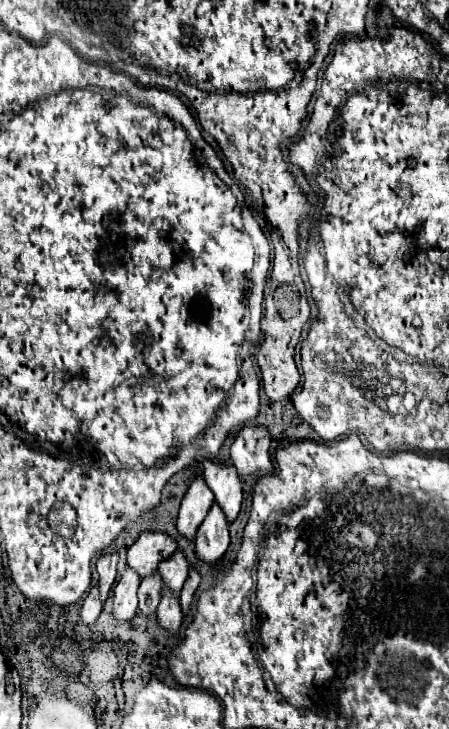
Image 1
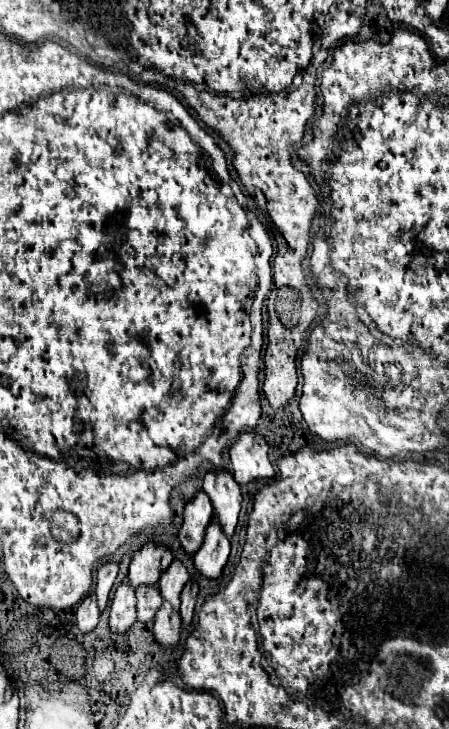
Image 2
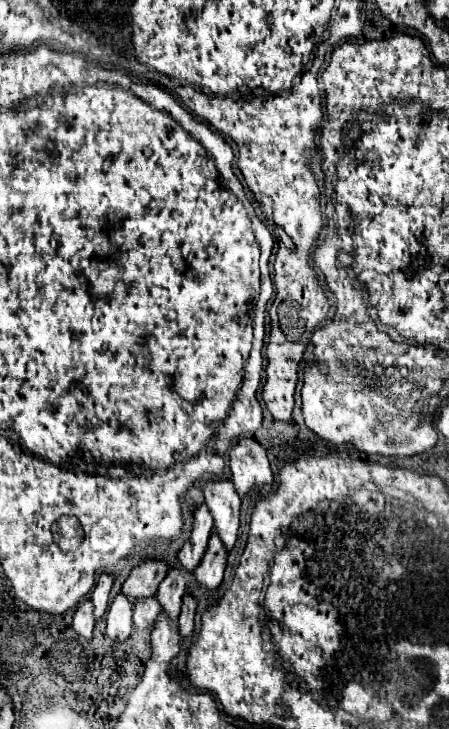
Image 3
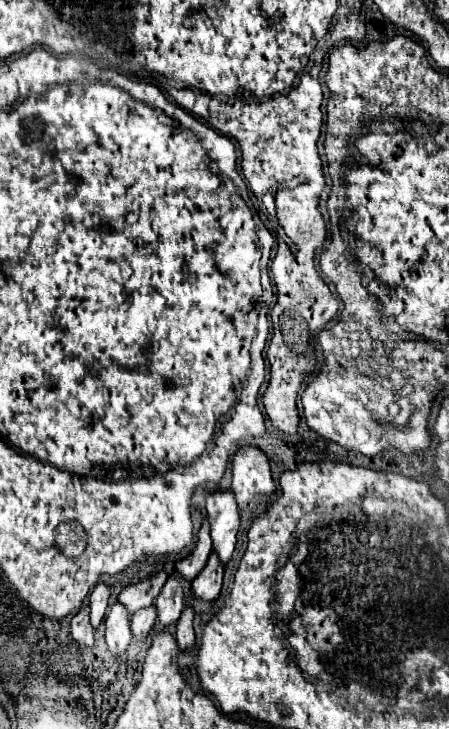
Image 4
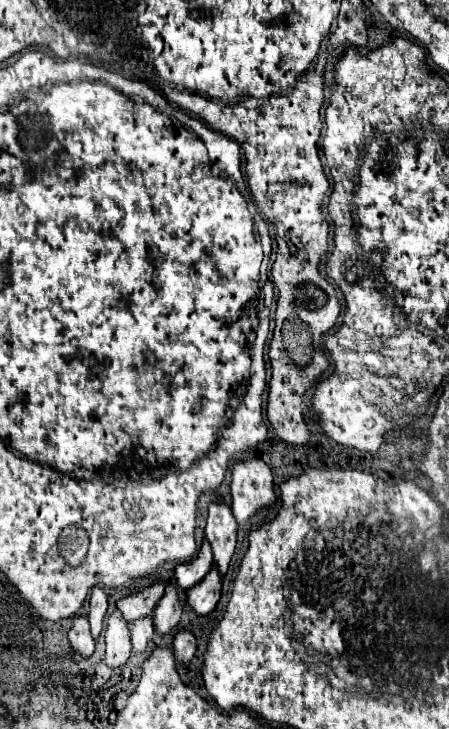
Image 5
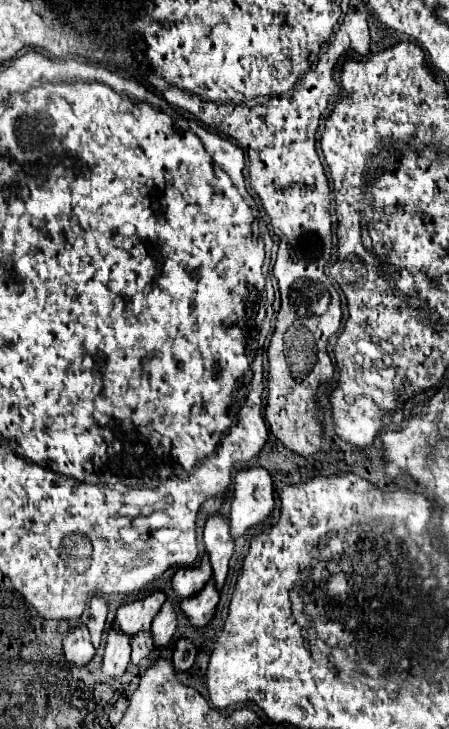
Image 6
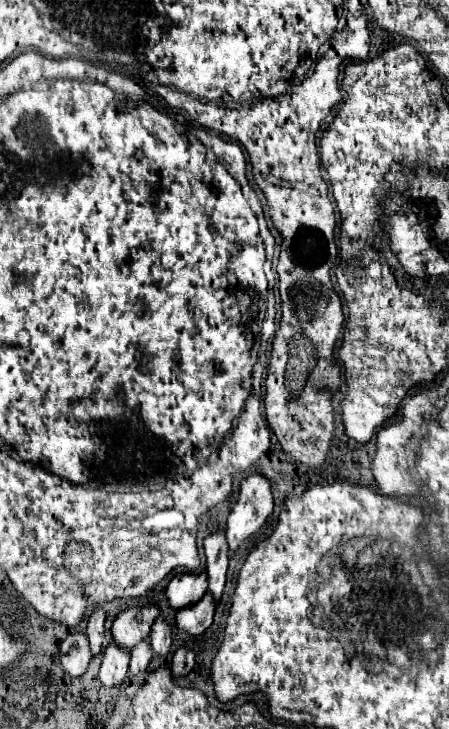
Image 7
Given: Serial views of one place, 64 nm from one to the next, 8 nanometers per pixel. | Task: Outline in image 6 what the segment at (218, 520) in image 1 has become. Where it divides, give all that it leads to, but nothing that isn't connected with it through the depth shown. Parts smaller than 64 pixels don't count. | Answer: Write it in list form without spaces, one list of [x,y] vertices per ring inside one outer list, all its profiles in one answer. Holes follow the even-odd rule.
[[[212,580],[204,586],[204,592],[192,596],[190,600],[184,600],[184,604],[180,604],[182,614],[190,620],[192,626],[202,628],[206,626],[212,618],[214,618],[214,610],[218,604],[218,590],[214,588]]]

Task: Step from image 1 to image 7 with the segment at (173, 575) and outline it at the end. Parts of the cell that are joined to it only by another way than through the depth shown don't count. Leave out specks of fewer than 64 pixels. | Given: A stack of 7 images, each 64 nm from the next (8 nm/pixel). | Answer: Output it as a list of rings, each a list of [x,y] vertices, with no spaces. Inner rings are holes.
[[[158,616],[152,626],[152,634],[148,636],[148,642],[156,656],[160,656],[160,658],[168,656],[170,646],[172,646],[172,624],[166,622],[162,616]]]

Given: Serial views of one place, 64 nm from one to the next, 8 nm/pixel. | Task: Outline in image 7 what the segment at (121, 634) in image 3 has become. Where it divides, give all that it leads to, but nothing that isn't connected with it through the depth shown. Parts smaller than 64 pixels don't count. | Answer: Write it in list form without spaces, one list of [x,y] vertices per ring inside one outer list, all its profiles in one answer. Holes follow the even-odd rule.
[[[110,644],[104,650],[104,658],[102,658],[102,666],[100,666],[100,682],[106,688],[116,688],[118,684],[122,684],[126,672],[128,672],[128,662],[130,662],[130,654],[122,648],[118,648],[116,644]]]

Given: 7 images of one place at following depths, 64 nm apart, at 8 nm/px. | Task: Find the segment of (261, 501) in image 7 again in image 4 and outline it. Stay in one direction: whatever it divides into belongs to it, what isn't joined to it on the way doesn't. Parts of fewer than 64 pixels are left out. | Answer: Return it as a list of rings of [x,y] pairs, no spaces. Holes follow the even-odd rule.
[[[242,448],[232,462],[232,492],[238,506],[248,506],[256,496],[274,496],[268,458],[258,448]]]

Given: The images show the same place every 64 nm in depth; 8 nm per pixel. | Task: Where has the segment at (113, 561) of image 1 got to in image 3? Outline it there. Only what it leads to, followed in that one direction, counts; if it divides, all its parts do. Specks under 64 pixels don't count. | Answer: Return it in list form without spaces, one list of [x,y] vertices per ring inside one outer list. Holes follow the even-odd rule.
[[[100,574],[98,582],[96,582],[96,588],[90,594],[90,600],[94,602],[94,616],[96,616],[96,620],[100,620],[104,616],[106,608],[108,608],[108,594],[110,594],[112,582],[114,582],[114,576]]]

